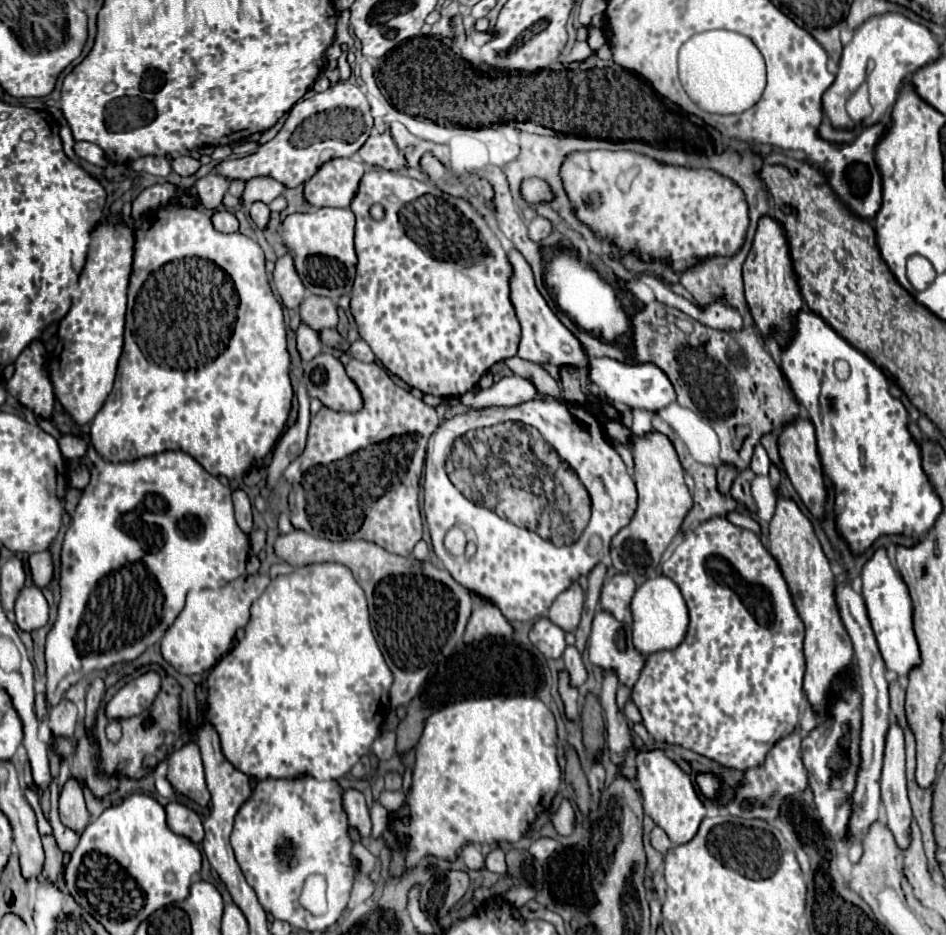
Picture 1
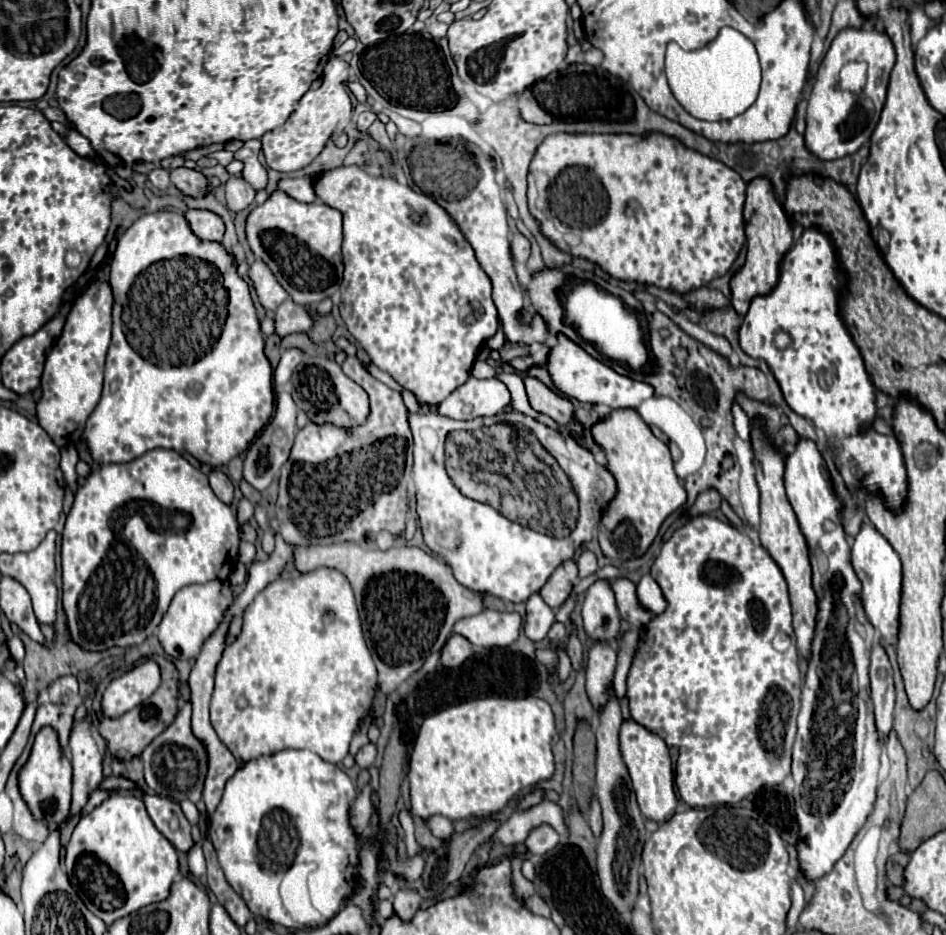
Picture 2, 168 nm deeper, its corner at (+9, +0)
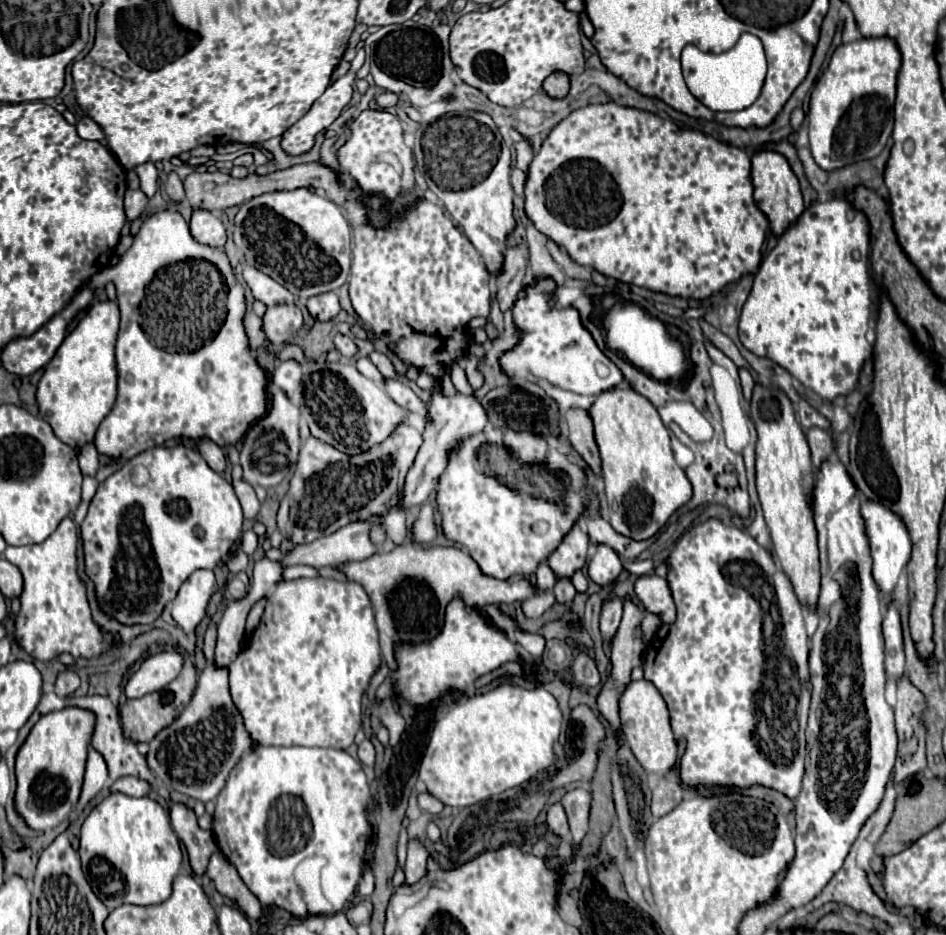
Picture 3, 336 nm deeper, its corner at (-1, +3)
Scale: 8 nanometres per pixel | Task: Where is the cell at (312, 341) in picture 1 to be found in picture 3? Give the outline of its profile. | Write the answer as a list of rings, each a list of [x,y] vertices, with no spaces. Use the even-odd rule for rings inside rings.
[[[297,360],[279,362],[271,374],[271,382],[277,384],[295,402],[299,402],[299,398],[303,396],[303,380],[301,378],[303,378],[303,370]]]

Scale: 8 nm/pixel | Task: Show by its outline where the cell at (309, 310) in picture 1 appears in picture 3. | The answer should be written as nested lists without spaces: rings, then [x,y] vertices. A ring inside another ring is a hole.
[[[279,304],[267,308],[263,316],[265,334],[267,340],[273,342],[273,346],[287,344],[289,336],[293,336],[301,326],[303,326],[303,312],[295,304]]]

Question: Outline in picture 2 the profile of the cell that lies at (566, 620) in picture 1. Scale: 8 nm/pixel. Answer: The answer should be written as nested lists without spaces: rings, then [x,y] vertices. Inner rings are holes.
[[[573,559],[561,563],[561,565],[551,573],[551,577],[547,579],[547,583],[545,583],[543,589],[541,589],[541,595],[543,595],[545,603],[547,603],[551,609],[561,607],[561,603],[569,597],[575,579],[577,579],[577,563],[575,563]]]

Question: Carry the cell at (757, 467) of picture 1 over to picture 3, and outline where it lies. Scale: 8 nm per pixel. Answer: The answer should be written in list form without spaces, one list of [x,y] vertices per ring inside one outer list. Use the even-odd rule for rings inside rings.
[[[739,370],[739,376],[741,376],[741,386],[743,386],[743,396],[747,402],[751,402],[751,392],[753,392],[755,382],[747,370]]]

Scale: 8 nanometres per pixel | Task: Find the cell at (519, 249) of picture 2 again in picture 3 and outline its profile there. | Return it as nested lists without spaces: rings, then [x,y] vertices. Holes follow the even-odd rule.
[[[517,244],[505,250],[505,262],[501,274],[495,278],[499,290],[497,298],[501,304],[501,310],[507,312],[515,300],[517,294],[523,288],[523,280],[527,276],[527,266],[529,266],[529,250],[525,244]]]

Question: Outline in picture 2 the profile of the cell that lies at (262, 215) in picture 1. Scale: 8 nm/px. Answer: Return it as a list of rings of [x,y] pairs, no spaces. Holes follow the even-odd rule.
[[[231,175],[229,181],[225,183],[225,193],[227,193],[227,207],[231,211],[245,209],[249,203],[253,203],[255,197],[255,189],[243,177],[235,175]]]

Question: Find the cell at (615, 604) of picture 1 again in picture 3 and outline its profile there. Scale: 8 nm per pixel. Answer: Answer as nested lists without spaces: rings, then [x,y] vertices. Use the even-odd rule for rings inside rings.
[[[641,576],[635,582],[635,596],[645,612],[657,614],[661,622],[671,624],[675,620],[675,602],[665,578],[659,576]]]

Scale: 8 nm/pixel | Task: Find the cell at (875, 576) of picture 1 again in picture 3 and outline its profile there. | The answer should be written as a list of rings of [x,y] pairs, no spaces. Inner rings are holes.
[[[867,500],[861,506],[861,516],[865,520],[865,534],[869,538],[869,550],[871,550],[871,558],[873,558],[873,580],[879,586],[879,590],[883,594],[883,606],[887,608],[895,600],[893,592],[895,592],[897,580],[911,558],[911,540],[909,540],[907,528],[901,522],[901,518],[897,514],[893,514],[889,508],[885,508],[883,504]]]

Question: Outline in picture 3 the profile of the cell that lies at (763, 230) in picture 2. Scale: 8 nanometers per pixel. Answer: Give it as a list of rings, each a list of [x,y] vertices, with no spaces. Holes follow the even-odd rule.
[[[761,150],[751,158],[751,162],[753,162],[751,164],[751,178],[753,178],[753,186],[755,186],[755,204],[767,216],[773,236],[781,236],[791,224],[795,224],[795,220],[805,210],[799,182],[795,178],[795,174],[791,172],[787,160],[779,152]]]

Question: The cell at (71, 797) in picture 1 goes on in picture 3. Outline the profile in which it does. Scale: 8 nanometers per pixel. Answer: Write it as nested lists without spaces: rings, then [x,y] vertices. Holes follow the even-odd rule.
[[[63,708],[57,712],[49,712],[41,716],[41,720],[33,726],[29,738],[17,754],[15,764],[15,806],[31,828],[41,830],[41,822],[45,824],[45,820],[47,824],[59,824],[71,814],[73,806],[79,800],[87,760],[87,746],[93,734],[93,726],[93,714],[81,708]]]

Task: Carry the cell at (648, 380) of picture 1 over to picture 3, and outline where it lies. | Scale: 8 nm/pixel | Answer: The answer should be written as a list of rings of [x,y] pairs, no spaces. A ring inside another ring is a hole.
[[[541,280],[537,286],[529,286],[519,294],[513,316],[515,324],[525,330],[525,338],[513,352],[507,352],[501,358],[501,368],[505,370],[505,374],[523,378],[529,372],[575,394],[601,394],[627,384],[621,370],[597,348],[591,334],[583,328],[577,310],[555,310],[549,306],[549,298],[553,296],[553,292],[555,284],[551,280]]]

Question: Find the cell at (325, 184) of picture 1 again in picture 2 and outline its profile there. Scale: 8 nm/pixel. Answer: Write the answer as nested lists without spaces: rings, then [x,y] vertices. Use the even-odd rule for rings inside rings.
[[[305,175],[299,179],[283,177],[277,181],[277,187],[301,203],[317,201],[317,195],[313,195],[313,175]]]

